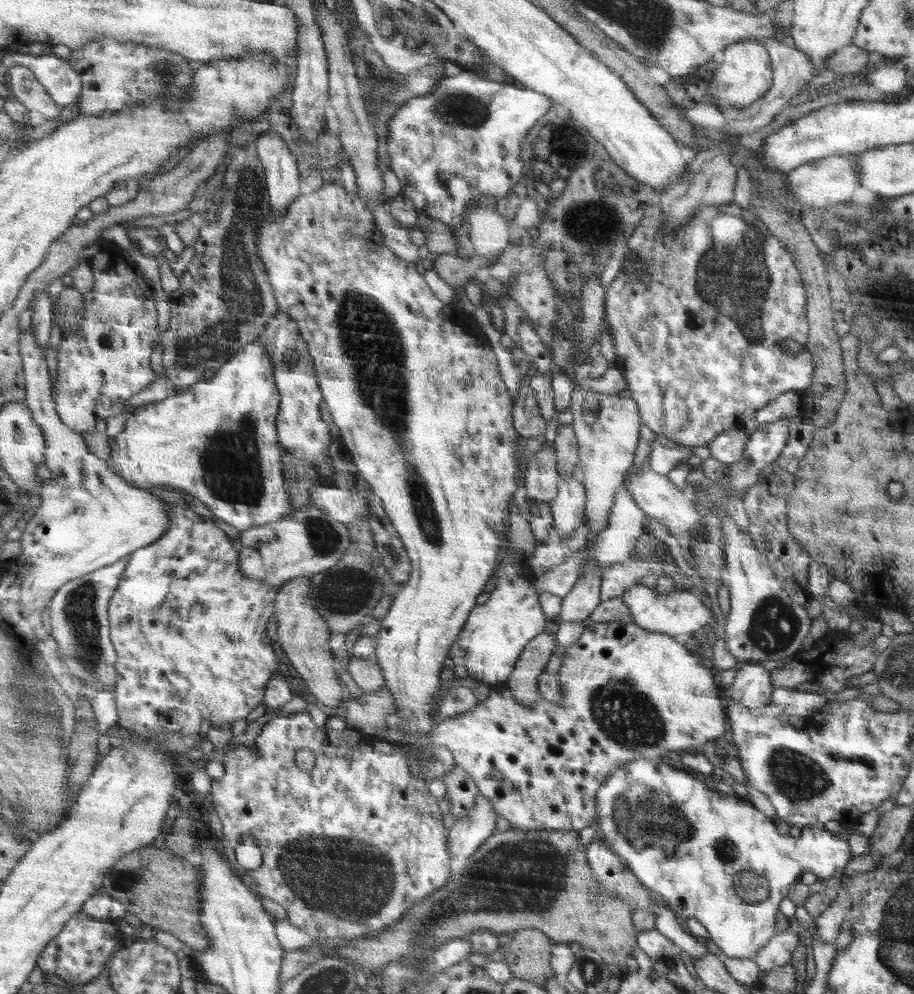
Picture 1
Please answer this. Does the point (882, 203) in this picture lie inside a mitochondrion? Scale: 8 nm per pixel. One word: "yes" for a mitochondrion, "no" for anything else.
no

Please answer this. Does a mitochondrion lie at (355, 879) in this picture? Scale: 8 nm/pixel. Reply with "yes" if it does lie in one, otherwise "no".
yes

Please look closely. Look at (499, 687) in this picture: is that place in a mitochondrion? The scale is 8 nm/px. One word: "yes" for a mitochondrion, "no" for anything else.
no

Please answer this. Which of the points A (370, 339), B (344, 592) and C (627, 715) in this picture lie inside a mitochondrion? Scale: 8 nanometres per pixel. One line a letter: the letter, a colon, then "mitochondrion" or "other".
A: mitochondrion
B: mitochondrion
C: mitochondrion

